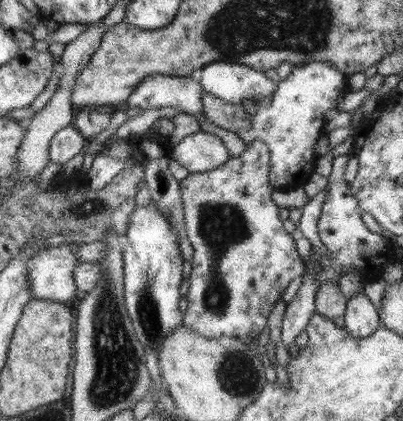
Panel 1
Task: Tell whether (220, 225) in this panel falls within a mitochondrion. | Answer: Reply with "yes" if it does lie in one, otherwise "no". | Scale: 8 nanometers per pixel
yes

